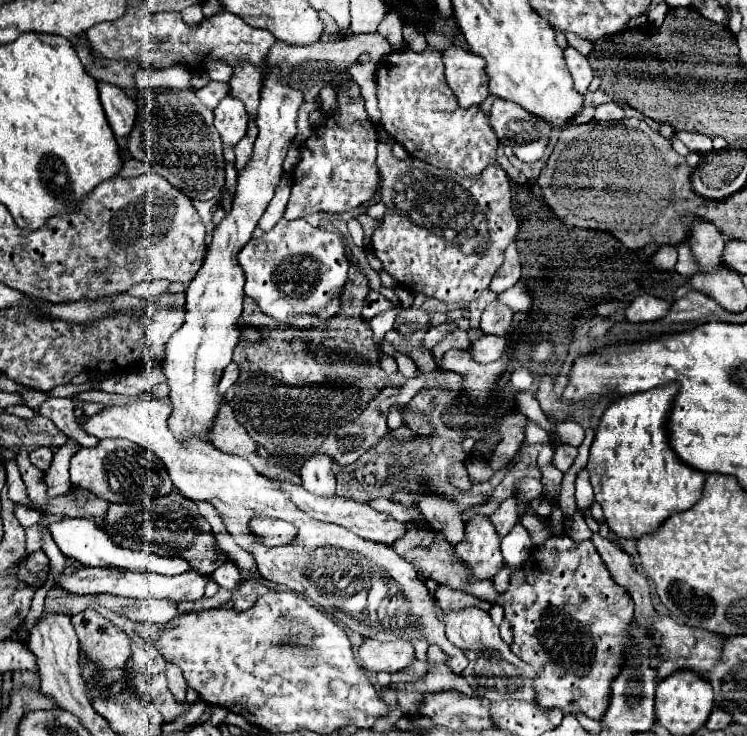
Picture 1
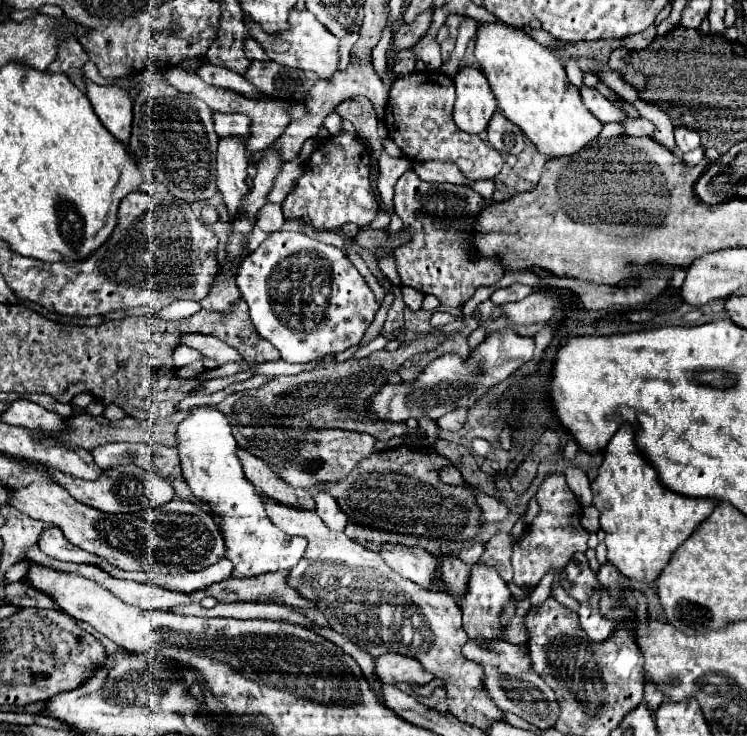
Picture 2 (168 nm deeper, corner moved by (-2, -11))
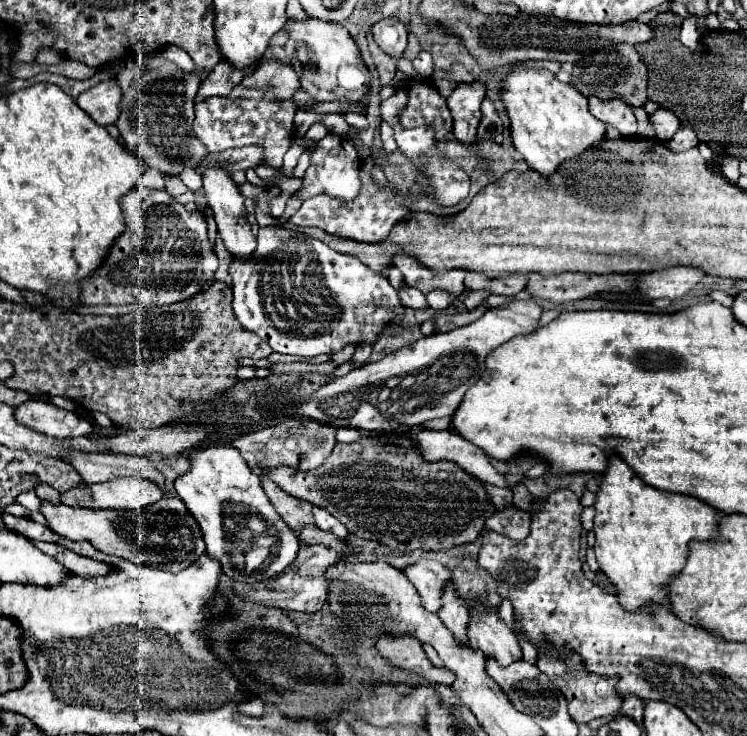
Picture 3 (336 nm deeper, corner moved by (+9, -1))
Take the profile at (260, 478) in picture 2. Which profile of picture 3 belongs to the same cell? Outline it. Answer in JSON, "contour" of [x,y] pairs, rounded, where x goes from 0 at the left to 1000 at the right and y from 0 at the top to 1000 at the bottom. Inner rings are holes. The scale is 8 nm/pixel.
{"contour":[[[351,645],[351,664],[359,673],[359,678],[364,681],[369,697],[383,708],[383,713],[388,713],[394,721],[399,721],[404,713],[420,711],[418,702],[418,686],[412,681],[402,681],[386,670],[380,670],[380,664],[369,662],[356,645]]]}

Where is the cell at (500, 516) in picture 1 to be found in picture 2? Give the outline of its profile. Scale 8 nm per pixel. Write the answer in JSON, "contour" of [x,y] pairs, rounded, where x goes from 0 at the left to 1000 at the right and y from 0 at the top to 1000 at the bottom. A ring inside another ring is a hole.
{"contour":[[[676,724],[663,727],[644,754],[644,765],[663,770],[668,781],[673,781],[673,789],[681,795],[687,789],[687,770],[684,770],[684,730]]]}

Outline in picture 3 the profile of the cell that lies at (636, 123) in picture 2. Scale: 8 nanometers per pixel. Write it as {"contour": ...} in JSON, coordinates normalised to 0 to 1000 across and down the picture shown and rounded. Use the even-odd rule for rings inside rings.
{"contour":[[[878,148],[873,156],[867,156],[867,167],[876,173],[881,189],[897,189],[913,173],[910,162],[894,148]]]}

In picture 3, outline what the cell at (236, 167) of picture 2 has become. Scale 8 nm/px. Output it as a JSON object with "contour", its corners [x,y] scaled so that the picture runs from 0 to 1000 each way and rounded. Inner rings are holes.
{"contour":[[[278,227],[270,238],[270,249],[273,249],[278,281],[284,284],[284,292],[292,306],[292,317],[297,319],[303,338],[313,349],[337,349],[337,344],[343,341],[343,322],[335,314],[332,292],[327,284],[327,265],[321,260],[321,251],[311,243],[311,235],[297,227]]]}

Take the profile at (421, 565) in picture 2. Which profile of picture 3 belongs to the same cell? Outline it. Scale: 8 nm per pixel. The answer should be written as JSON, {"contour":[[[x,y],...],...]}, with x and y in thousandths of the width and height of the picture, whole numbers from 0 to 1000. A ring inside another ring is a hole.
{"contour":[[[562,760],[560,765],[546,768],[541,773],[541,781],[562,806],[568,825],[573,830],[584,833],[589,827],[589,806],[592,806],[594,789],[600,789],[600,784],[602,784],[602,776],[594,768],[589,768],[586,762]]]}

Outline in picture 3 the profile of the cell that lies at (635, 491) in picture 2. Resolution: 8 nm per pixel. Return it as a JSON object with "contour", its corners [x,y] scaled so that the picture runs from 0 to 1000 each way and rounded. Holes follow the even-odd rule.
{"contour":[[[817,618],[795,681],[798,760],[803,776],[827,798],[830,819],[841,830],[867,817],[892,819],[892,795],[918,762],[921,735],[959,730],[961,694],[926,673],[892,670],[865,659],[830,621]]]}

